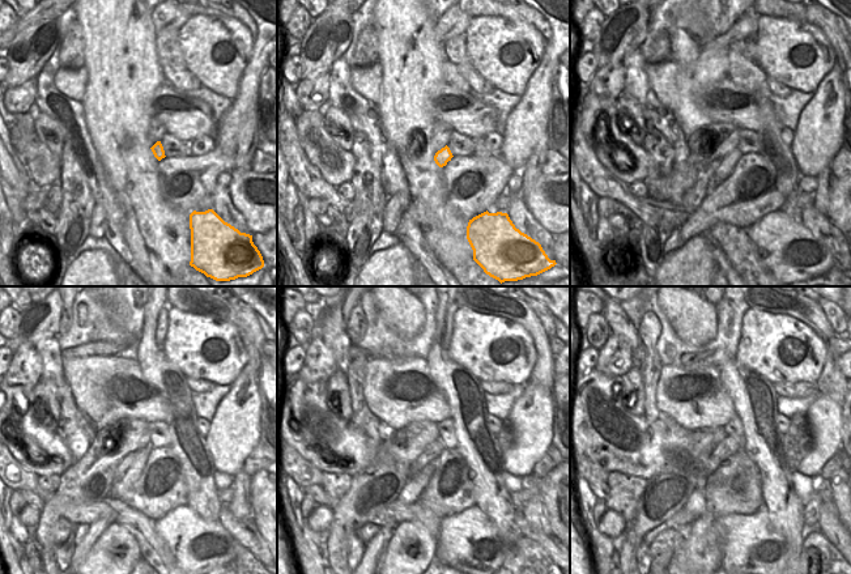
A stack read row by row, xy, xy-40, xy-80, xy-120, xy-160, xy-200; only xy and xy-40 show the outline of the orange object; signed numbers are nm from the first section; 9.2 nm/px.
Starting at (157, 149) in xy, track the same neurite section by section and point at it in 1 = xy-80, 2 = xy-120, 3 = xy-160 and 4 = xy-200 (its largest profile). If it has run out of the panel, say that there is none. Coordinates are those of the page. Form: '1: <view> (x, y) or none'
1: xy-80 (727, 164)
2: xy-120 (132, 473)
3: xy-160 (411, 493)
4: xy-200 (696, 504)

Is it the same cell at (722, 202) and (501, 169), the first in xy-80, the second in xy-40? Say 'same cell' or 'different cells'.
same cell

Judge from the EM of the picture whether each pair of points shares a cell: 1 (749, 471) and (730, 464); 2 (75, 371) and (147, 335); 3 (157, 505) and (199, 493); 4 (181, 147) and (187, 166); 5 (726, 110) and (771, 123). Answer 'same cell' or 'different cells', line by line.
1: different cells
2: different cells
3: different cells
4: different cells
5: same cell

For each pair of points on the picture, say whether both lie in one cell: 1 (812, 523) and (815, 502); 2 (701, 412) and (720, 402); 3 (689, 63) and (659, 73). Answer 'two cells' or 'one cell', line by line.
1: one cell
2: one cell
3: two cells

